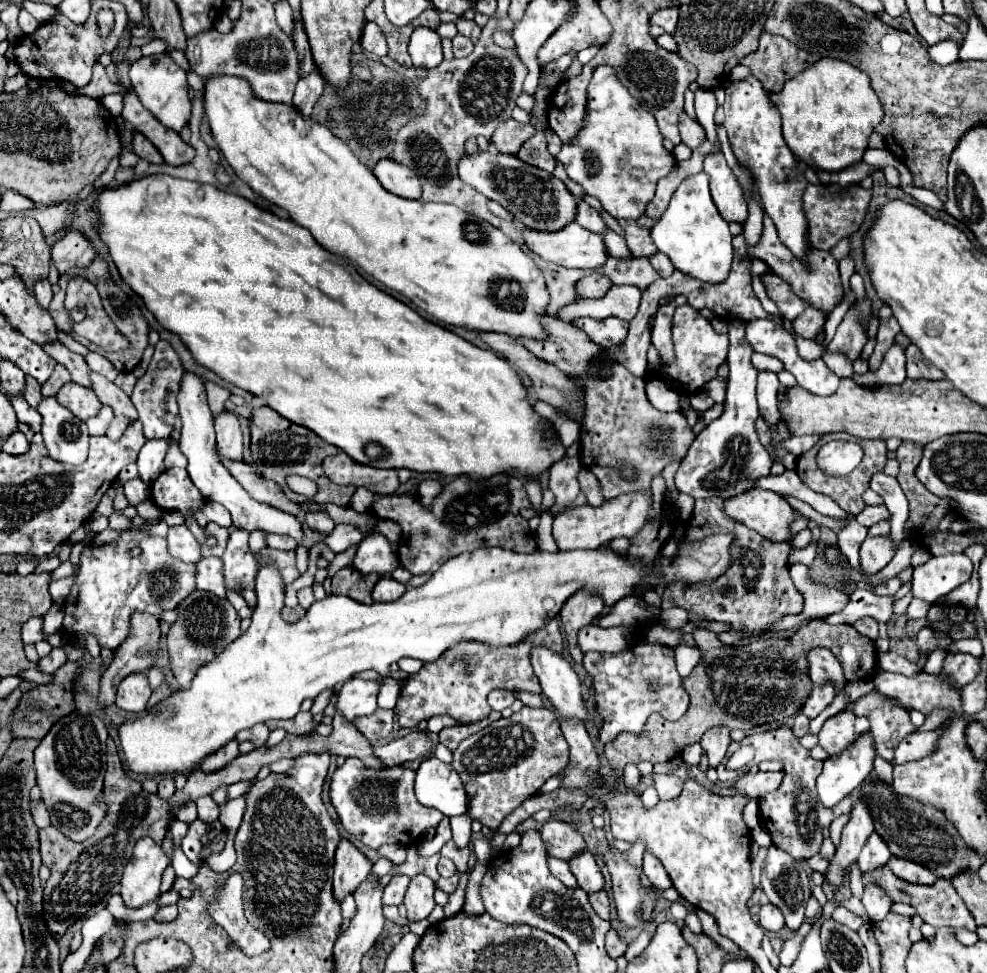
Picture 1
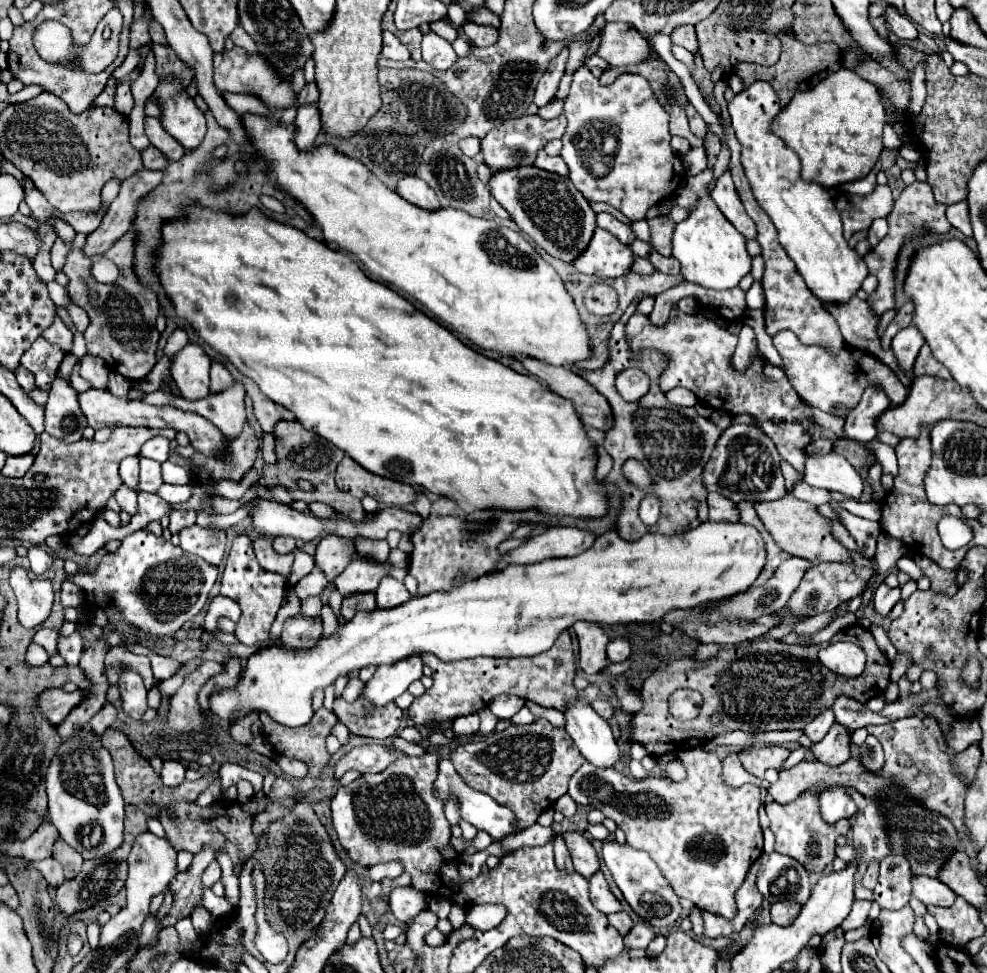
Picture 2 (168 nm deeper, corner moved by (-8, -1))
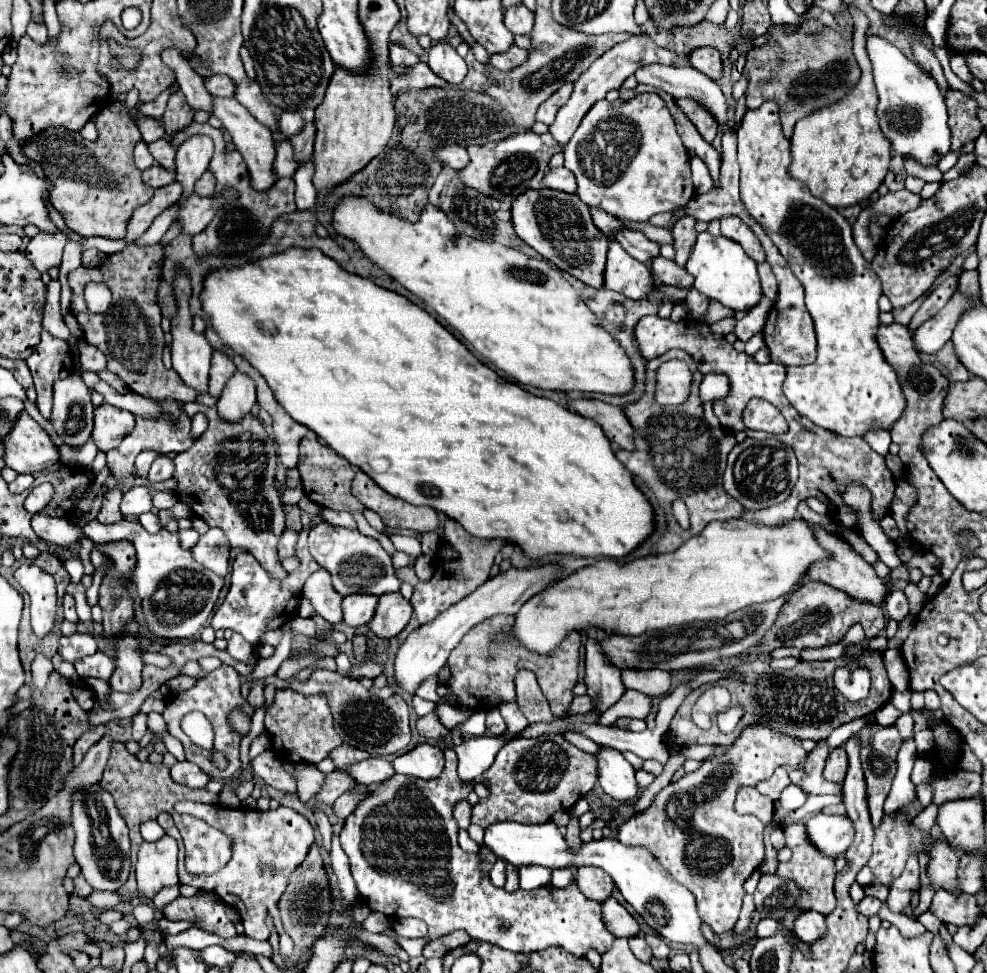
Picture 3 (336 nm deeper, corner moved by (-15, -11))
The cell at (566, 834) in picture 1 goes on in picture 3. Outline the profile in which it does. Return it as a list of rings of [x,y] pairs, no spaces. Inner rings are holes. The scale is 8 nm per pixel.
[[[581,866],[577,870],[577,884],[579,890],[591,898],[591,900],[607,900],[607,896],[611,896],[613,890],[613,880],[607,876],[607,872],[603,872],[601,868],[595,866]]]

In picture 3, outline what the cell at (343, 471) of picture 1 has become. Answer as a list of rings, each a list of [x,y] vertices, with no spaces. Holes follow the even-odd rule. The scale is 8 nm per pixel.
[[[361,470],[355,474],[351,482],[351,492],[365,508],[377,512],[383,518],[385,526],[411,528],[419,534],[439,528],[439,516],[433,508],[413,506],[401,498],[391,496]]]

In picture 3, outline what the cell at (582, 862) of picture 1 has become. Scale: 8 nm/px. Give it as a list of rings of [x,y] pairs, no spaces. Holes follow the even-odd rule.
[[[609,896],[603,904],[601,904],[601,912],[603,912],[603,922],[607,926],[609,932],[613,932],[617,938],[629,938],[639,934],[639,924],[637,920],[613,898]]]

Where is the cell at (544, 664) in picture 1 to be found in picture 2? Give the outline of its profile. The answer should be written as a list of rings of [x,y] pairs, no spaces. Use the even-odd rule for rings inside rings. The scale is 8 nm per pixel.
[[[578,698],[564,712],[566,732],[572,736],[580,754],[596,768],[612,768],[620,760],[620,748],[604,718],[600,718],[588,700]]]

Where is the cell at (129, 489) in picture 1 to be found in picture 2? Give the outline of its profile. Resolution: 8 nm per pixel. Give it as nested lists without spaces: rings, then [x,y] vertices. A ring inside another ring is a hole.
[[[126,456],[122,460],[122,464],[120,464],[120,476],[122,476],[124,484],[130,486],[130,488],[134,488],[134,490],[138,486],[138,470],[140,470],[138,462],[140,462],[138,456]]]

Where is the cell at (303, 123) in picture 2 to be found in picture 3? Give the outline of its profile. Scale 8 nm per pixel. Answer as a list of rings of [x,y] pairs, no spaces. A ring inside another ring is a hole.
[[[313,160],[309,162],[301,162],[293,180],[295,180],[295,202],[299,210],[311,210],[315,208],[315,198],[317,198],[317,190],[313,186],[313,172],[315,172],[315,164]]]

